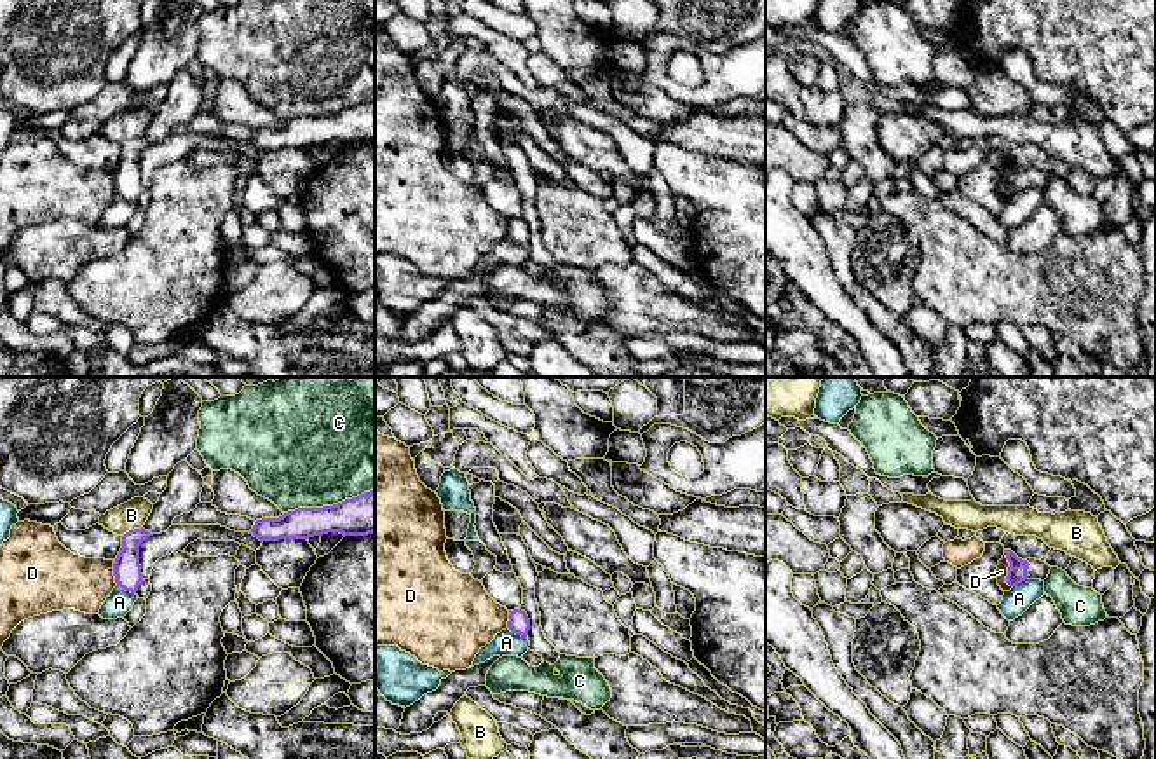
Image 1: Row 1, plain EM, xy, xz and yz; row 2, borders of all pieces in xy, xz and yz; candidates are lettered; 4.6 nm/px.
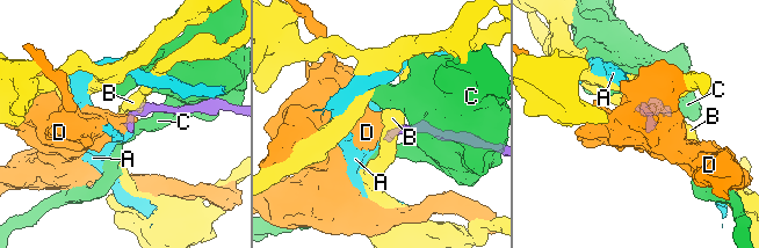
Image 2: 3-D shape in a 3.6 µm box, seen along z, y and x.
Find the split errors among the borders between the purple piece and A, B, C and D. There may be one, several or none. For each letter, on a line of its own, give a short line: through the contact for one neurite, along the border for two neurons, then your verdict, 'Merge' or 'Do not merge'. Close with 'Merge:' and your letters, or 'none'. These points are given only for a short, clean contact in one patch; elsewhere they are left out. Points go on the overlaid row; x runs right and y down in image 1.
A: Line: xy (117, 585), (135, 594). Do not merge
B: Do not merge
C: Do not merge
D: Line: yz (1005, 553), (1008, 562), (1006, 581), (1012, 587). Do not merge
Merge: none

